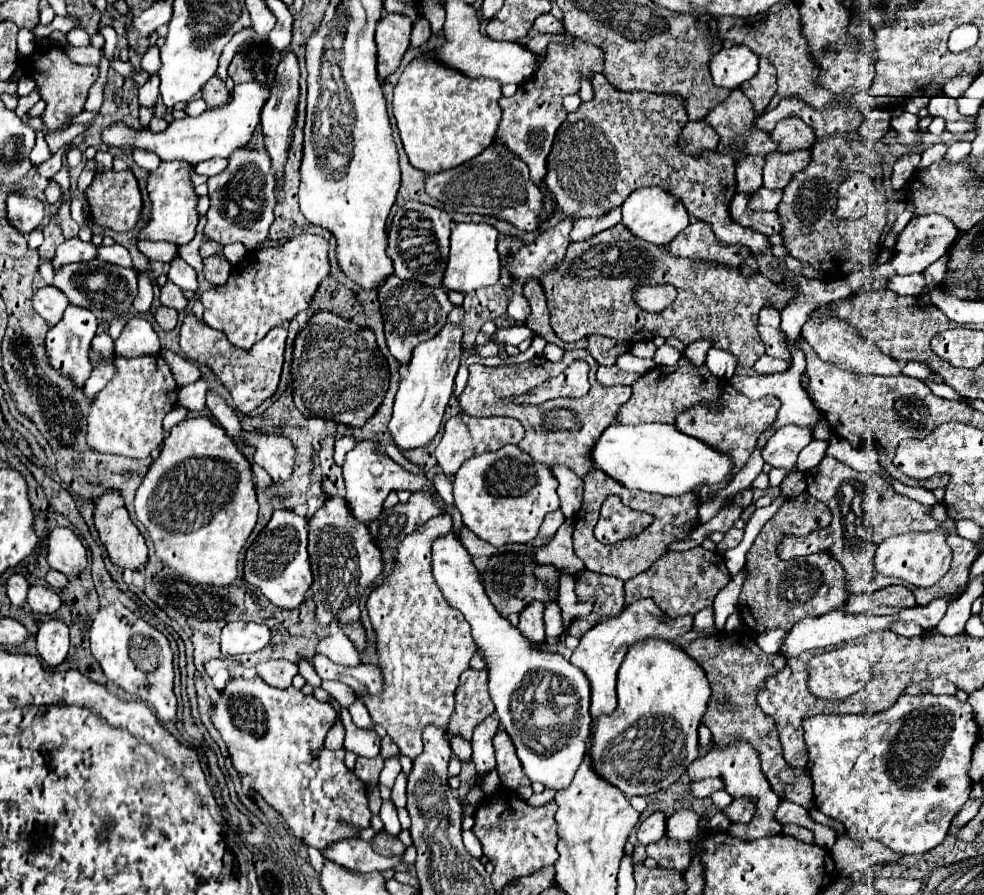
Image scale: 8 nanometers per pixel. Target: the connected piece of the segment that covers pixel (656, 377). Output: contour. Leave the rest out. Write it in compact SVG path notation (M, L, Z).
M684 356L678 360L678 364L672 366L656 366L646 376L638 378L632 384L632 396L617 416L617 421L622 424L644 424L644 422L666 422L674 424L674 418L682 408L698 402L708 402L710 406L716 406L720 394L720 380L710 374L706 366L694 368Z

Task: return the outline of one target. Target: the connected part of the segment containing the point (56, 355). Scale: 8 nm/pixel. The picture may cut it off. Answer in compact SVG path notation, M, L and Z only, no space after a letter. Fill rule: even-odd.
M68 306L62 320L56 326L52 326L46 336L46 350L50 356L50 364L54 368L58 368L60 372L70 374L78 384L84 384L86 378L90 376L88 350L90 350L90 342L96 334L96 328L98 328L98 320L90 310L78 308L78 306Z

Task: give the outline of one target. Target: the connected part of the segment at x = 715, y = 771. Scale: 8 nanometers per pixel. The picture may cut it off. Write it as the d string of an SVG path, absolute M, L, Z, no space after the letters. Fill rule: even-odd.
M738 742L738 744L730 744L730 748L710 748L710 752L698 760L694 760L694 764L690 764L690 768L686 770L686 774L690 776L692 782L696 780L704 780L704 778L722 778L722 782L726 784L726 792L734 798L740 796L752 796L756 798L758 804L758 812L754 814L754 818L748 824L738 824L736 830L730 830L732 836L742 838L742 840L754 840L754 838L762 838L762 836L774 836L782 832L780 822L774 818L778 804L782 802L782 798L772 790L772 786L768 784L766 776L760 770L758 764L758 754L754 754L754 750L750 748L750 744L746 742Z

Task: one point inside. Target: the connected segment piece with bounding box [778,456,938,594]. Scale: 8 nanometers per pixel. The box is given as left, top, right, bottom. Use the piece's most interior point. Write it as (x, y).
(864, 513)

